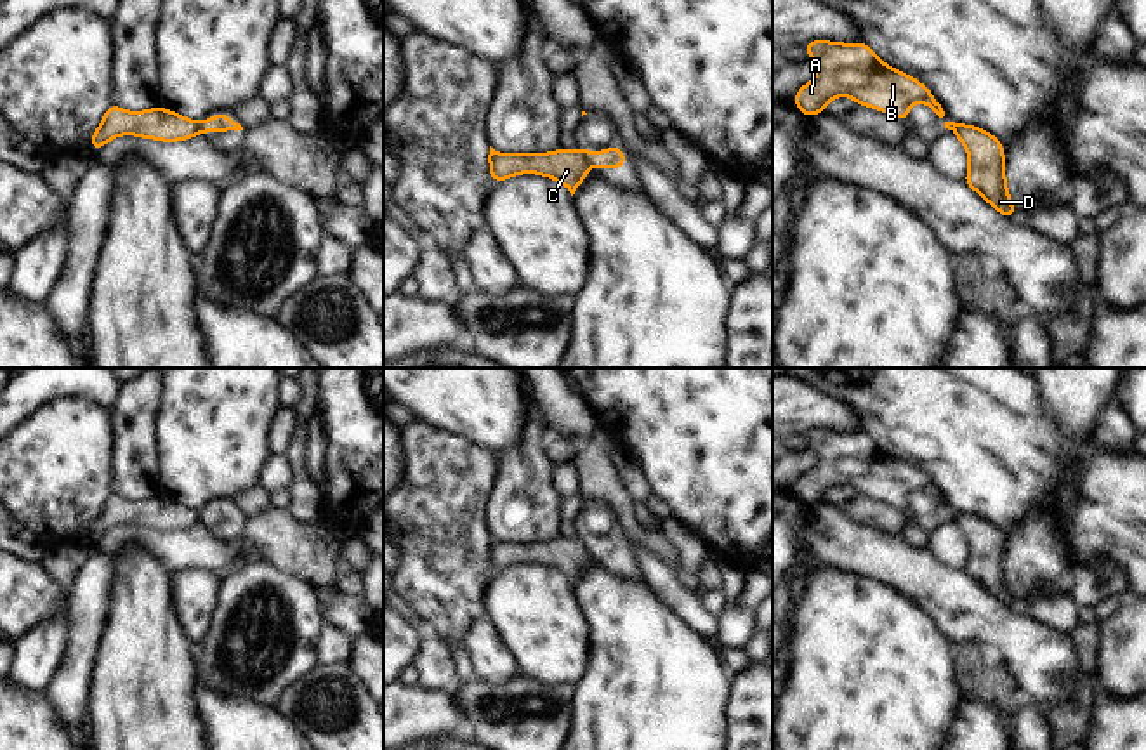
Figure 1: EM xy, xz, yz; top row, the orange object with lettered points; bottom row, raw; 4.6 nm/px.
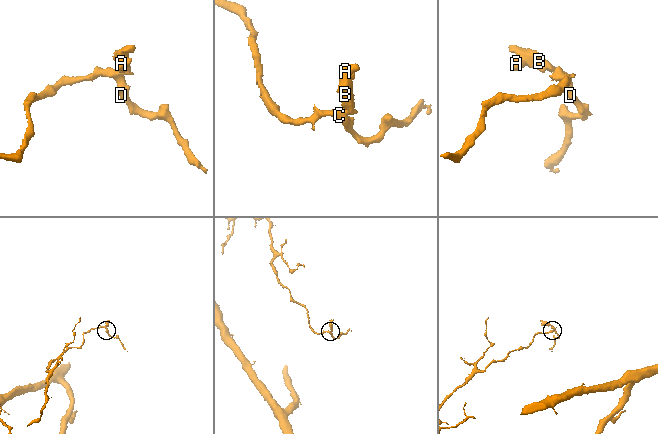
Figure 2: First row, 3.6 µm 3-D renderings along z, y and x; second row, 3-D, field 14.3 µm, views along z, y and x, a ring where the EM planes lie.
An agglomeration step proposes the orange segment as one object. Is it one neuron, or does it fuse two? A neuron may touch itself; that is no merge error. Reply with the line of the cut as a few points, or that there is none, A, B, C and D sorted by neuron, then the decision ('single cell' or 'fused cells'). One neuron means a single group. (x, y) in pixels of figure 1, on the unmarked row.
cut in xz along (589, 542), (587, 552); A B / C D; fused cells

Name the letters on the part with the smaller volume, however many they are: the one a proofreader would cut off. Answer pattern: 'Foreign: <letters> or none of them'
Foreign: A, B

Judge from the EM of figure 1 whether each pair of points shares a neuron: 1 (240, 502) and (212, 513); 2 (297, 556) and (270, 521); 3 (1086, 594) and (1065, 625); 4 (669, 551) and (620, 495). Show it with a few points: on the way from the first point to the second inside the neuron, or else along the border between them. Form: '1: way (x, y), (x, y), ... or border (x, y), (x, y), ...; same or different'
1: border (228, 504), (243, 516); different
2: way (289, 547), (271, 530); same
3: border (1068, 578), (1068, 589), (1077, 608); different
4: way (652, 540), (639, 535), (622, 518), (622, 513); same

